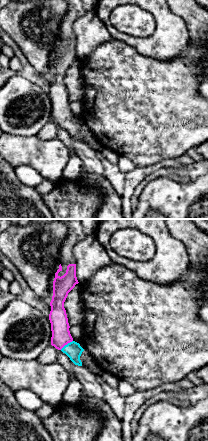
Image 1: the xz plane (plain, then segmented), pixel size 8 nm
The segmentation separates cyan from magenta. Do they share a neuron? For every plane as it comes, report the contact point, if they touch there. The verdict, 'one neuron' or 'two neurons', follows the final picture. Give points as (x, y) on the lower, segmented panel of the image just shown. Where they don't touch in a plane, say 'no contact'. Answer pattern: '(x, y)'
(67, 344)

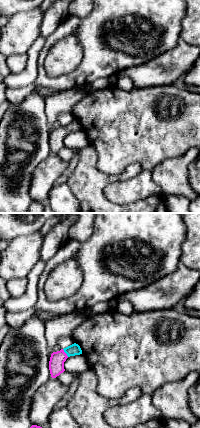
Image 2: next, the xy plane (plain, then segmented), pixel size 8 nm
(65, 352)

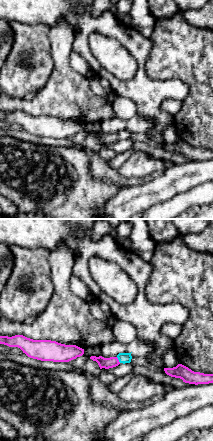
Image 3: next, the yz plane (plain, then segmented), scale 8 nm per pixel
(118, 359)

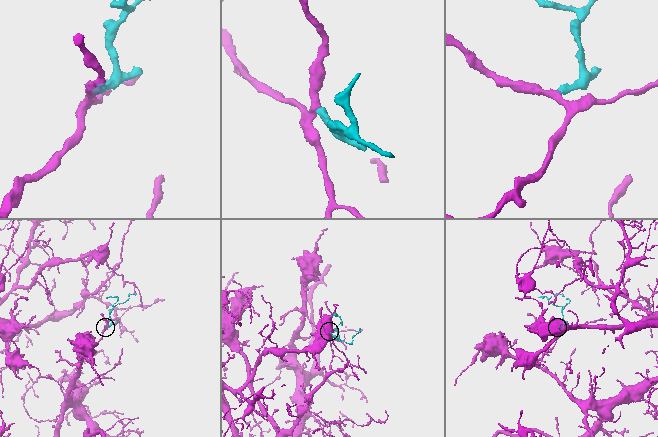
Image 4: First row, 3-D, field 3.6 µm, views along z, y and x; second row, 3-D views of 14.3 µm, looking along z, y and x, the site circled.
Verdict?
one neuron

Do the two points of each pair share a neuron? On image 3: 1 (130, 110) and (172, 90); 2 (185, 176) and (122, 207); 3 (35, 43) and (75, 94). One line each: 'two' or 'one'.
1: two
2: one
3: two

